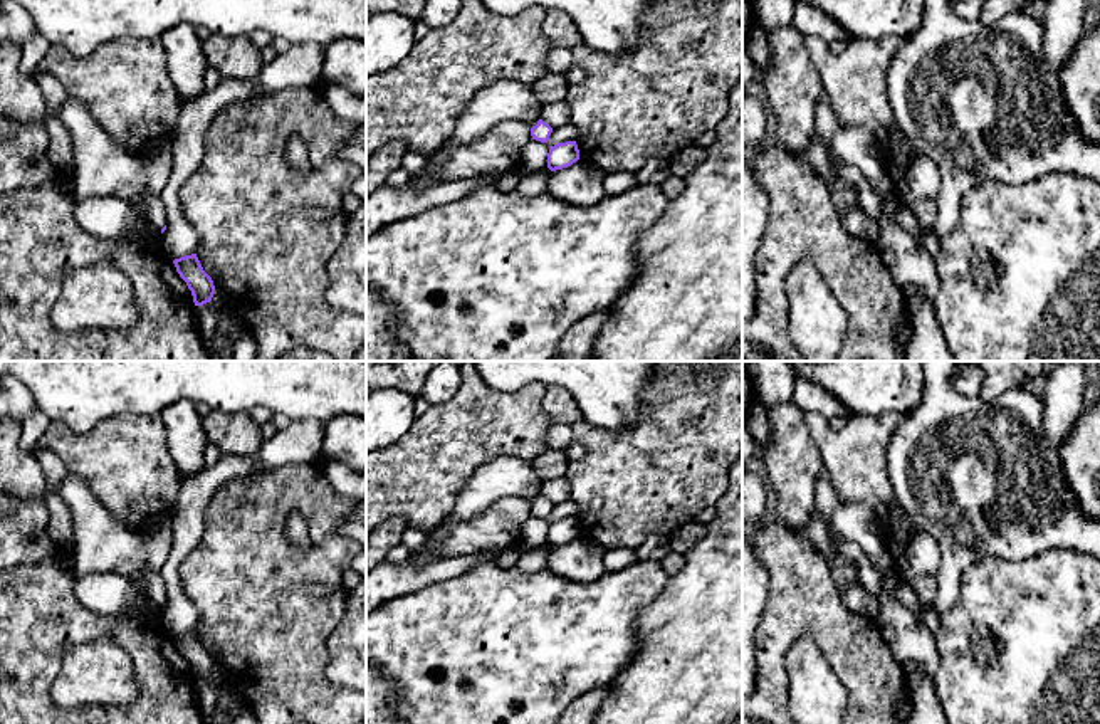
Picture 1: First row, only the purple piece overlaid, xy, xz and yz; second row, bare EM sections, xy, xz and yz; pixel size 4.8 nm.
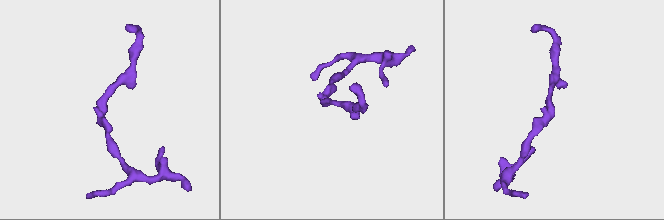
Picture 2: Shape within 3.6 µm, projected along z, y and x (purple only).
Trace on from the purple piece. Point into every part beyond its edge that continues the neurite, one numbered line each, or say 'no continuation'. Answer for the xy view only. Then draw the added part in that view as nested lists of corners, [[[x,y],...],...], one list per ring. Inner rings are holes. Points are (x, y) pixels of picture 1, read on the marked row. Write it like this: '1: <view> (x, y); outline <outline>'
1: xy (155, 209); outline [[[144,190],[143,200],[144,200],[148,220],[155,227],[163,228],[166,225],[166,213],[165,213],[163,200],[160,197],[149,193],[148,190]]]

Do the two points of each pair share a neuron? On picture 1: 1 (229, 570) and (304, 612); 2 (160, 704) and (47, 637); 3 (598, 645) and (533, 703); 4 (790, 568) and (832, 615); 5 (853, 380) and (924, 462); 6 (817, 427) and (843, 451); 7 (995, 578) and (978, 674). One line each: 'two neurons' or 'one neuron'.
1: one neuron
2: one neuron
3: one neuron
4: one neuron
5: two neurons
6: one neuron
7: one neuron

